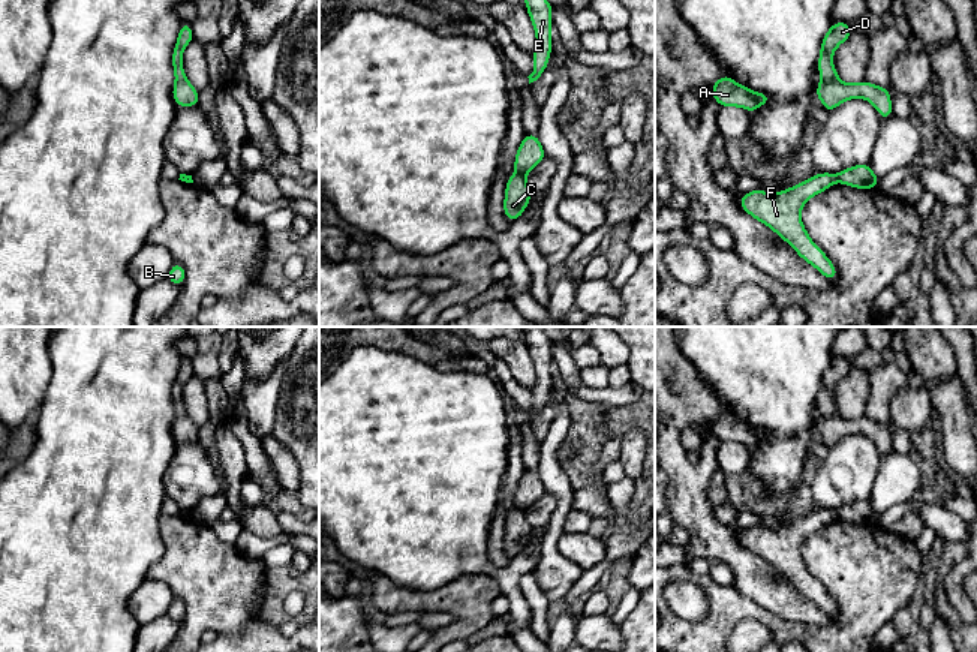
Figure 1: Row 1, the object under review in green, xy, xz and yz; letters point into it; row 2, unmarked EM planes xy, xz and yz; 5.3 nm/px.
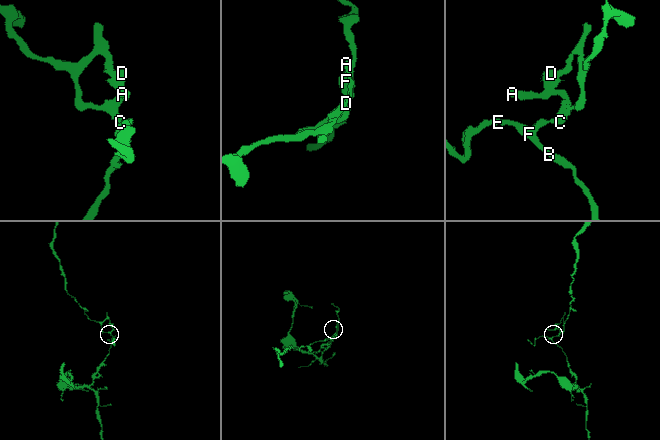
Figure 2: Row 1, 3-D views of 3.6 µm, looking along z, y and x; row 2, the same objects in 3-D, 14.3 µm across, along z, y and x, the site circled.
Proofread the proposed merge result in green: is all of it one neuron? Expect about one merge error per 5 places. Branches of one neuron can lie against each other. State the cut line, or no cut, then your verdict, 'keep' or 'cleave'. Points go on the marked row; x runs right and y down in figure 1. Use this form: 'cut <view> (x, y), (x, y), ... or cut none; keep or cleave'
cut xz (517, 171), (525, 176); cleave

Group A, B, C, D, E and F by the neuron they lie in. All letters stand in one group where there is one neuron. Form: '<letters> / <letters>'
A C D / B E F

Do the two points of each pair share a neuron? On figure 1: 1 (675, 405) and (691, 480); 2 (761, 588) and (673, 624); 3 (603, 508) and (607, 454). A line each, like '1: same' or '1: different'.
1: same
2: different
3: same

